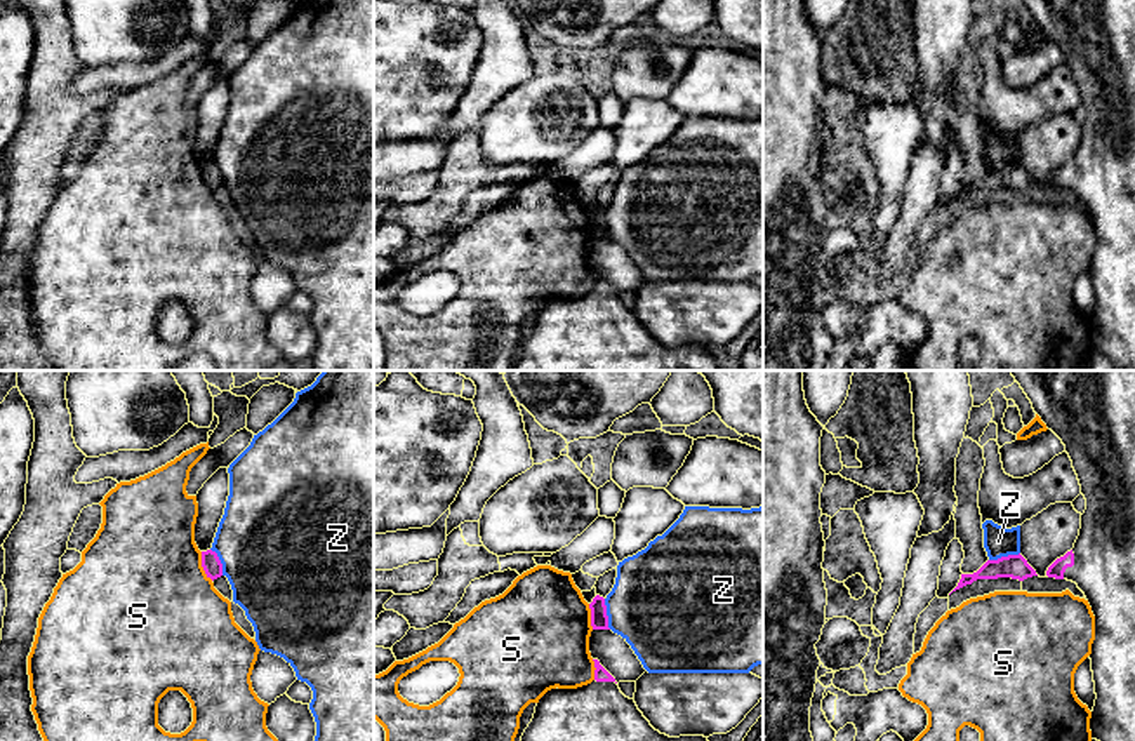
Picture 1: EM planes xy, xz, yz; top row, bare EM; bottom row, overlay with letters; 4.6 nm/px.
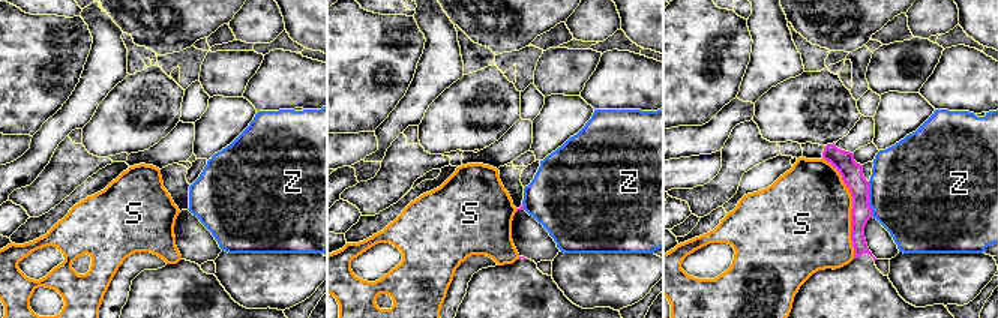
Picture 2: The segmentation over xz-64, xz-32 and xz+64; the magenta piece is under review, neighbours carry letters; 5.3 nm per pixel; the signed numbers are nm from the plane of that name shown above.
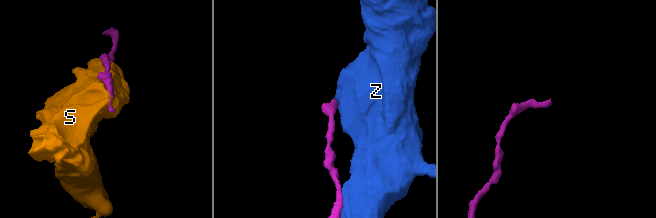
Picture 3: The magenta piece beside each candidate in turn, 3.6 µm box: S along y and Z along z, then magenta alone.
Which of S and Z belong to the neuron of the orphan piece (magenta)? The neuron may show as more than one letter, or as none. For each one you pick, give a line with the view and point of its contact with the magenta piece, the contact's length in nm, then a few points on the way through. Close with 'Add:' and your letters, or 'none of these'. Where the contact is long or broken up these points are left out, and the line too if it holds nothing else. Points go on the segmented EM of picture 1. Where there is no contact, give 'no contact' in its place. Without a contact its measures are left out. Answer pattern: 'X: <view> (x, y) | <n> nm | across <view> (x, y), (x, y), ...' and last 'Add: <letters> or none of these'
Add: none of these

